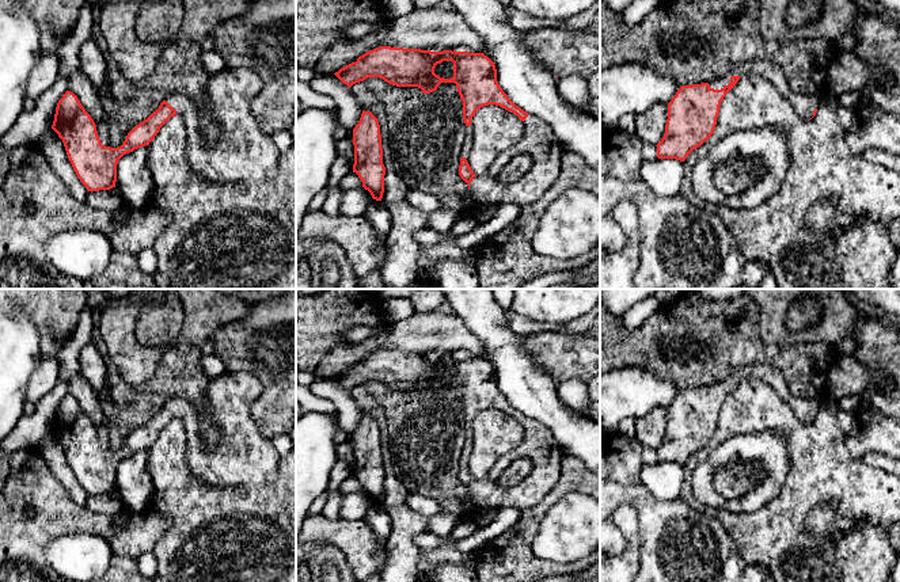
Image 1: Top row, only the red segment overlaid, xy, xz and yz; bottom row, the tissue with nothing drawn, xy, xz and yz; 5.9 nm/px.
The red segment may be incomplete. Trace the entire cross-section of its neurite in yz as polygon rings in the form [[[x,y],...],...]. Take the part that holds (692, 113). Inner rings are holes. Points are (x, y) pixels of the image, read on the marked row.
[[[755,58],[733,68],[725,77],[681,85],[677,90],[668,103],[665,133],[656,145],[657,157],[684,161],[694,149],[707,141],[714,133],[721,102],[747,73],[759,75],[774,85],[801,119],[809,121],[816,115],[819,107],[816,95],[794,92],[778,64],[767,58]]]

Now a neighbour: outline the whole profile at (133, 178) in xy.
[[[148,145],[124,155],[117,164],[115,187],[124,202],[132,208],[145,208],[153,195],[153,179],[147,166]]]

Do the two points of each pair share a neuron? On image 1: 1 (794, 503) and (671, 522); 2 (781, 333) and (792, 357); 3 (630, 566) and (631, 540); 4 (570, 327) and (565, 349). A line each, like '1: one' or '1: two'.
1: two
2: two
3: one
4: two

